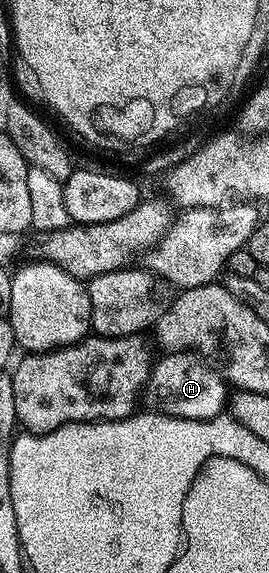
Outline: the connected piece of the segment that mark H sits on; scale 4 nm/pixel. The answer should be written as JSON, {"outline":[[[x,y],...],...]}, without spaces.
{"outline":[[[171,350],[154,363],[151,371],[151,382],[149,385],[149,396],[155,399],[154,407],[165,416],[176,416],[186,420],[212,420],[214,416],[220,415],[228,407],[229,392],[227,396],[228,381],[224,373],[219,372],[211,364],[206,364],[204,357],[195,350]]]}

